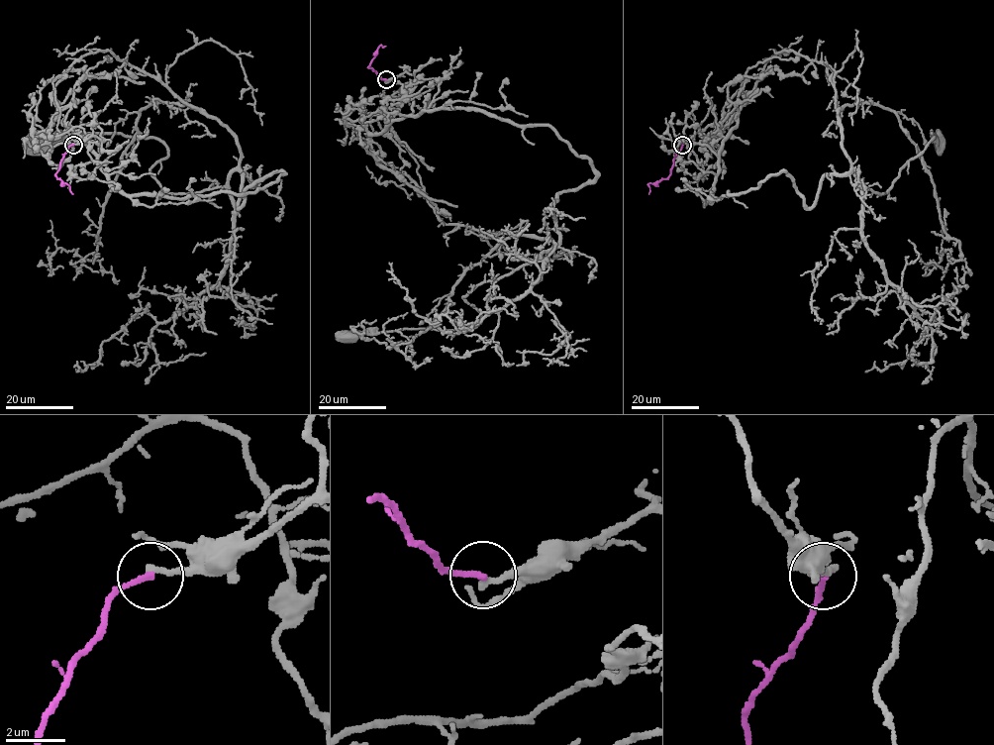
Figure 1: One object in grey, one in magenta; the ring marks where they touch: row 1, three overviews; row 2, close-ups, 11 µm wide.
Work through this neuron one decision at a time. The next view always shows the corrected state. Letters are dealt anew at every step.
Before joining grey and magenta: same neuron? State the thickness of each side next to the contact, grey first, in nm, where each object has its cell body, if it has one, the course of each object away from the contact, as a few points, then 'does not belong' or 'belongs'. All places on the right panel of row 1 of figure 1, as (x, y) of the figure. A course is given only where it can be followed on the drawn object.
240 nm thick on the grey side, 200 nm on the other; cell body of grey at (940, 142); no cell body on magenta; grey runs (683, 144), (675, 136), (704, 141), (783, 51), (827, 67), (861, 186), (885, 193), (931, 134), (941, 140); magenta runs (682, 144), (670, 175), (649, 182), (649, 194); does not belong

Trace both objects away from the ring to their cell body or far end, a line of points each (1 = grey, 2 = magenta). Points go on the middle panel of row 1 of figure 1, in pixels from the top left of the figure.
1: (386, 80), (415, 87), (366, 144), (439, 218), (553, 246), (462, 297), (468, 330), (349, 338)
2: (386, 79), (368, 67), (378, 47), (385, 47)

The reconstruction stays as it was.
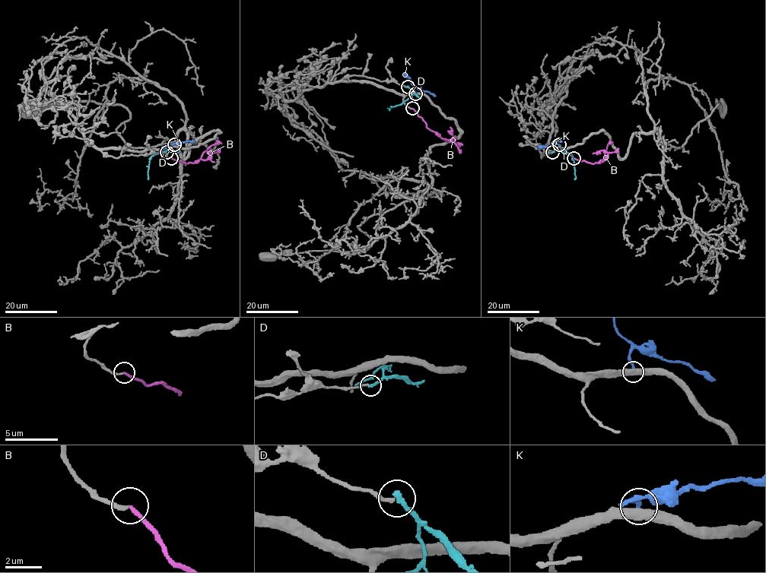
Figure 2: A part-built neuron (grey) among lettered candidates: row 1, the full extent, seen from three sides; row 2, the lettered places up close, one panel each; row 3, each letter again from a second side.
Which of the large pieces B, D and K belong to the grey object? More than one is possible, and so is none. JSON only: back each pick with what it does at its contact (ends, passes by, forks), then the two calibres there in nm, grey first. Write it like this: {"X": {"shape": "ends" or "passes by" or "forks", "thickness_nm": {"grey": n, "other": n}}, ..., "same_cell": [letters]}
{"B": {"shape": "ends", "thickness_nm": {"grey": 190, "other": 200}}, "same_cell": ["B"]}

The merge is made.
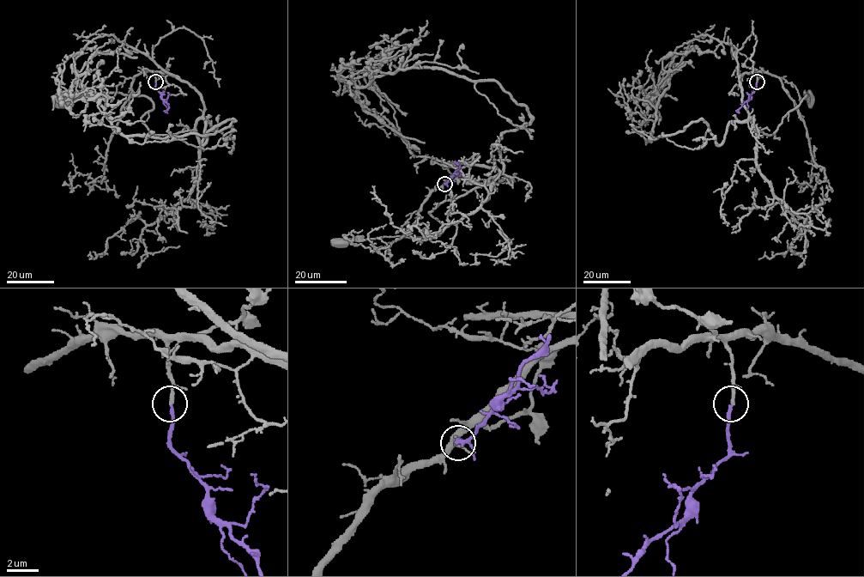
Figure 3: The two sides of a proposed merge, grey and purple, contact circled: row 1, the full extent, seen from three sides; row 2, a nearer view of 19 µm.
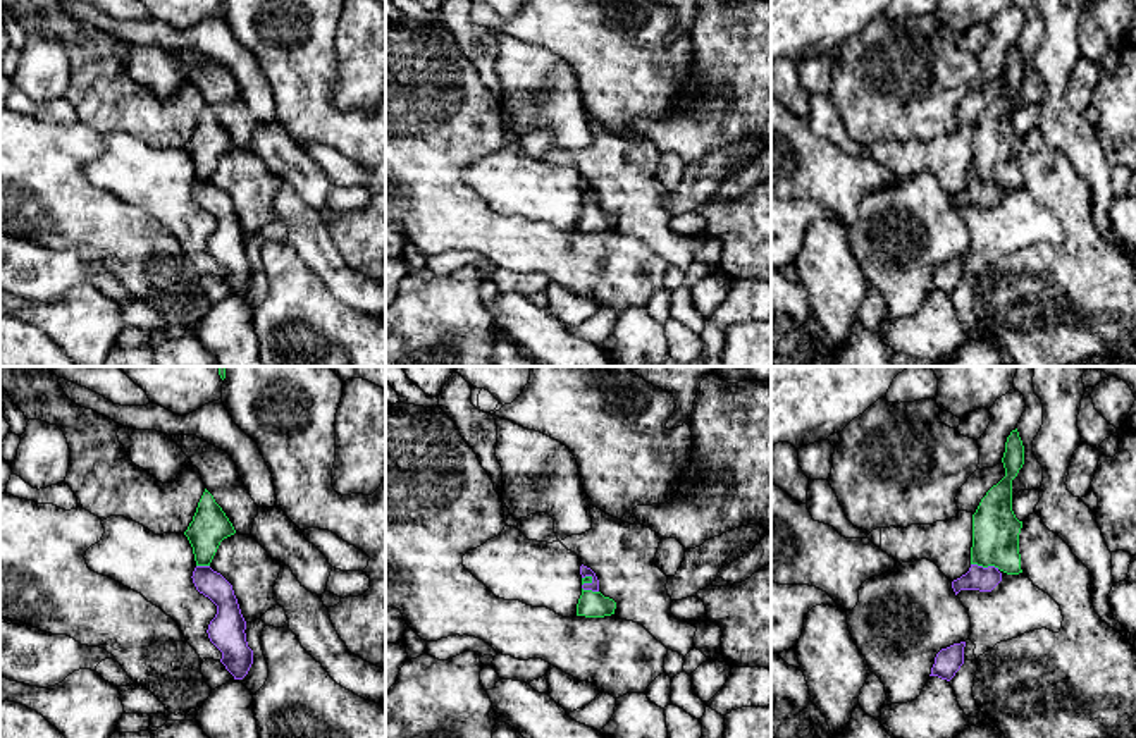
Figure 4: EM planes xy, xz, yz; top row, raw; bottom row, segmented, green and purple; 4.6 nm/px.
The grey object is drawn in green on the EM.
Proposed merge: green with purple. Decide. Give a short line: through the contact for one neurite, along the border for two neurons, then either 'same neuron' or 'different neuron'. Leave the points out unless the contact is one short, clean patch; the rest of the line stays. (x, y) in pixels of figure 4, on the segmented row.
line yz (995, 530), (995, 546), (985, 566), (980, 578); same neuron

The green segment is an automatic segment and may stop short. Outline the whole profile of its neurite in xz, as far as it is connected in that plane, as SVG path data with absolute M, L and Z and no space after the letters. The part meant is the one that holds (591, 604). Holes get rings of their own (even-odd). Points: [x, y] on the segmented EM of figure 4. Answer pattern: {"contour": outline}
{"contour": "M582 564L580 575L582 595L577 604L577 616L604 618L614 614L616 602L599 592L599 580L596 573Z"}

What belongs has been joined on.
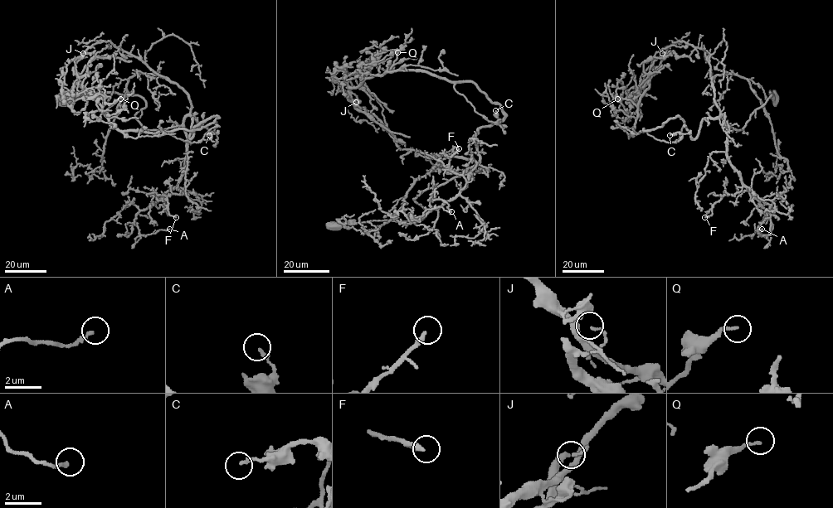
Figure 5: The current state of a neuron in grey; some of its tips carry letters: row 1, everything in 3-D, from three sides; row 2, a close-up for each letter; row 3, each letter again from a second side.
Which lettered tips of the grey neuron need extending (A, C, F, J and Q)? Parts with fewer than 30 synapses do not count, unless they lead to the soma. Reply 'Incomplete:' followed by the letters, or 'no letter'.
Incomplete: no letter

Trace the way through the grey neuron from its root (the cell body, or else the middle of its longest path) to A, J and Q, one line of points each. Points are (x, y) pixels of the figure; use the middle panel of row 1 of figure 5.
A: (335, 227), (419, 221), (426, 210), (414, 199), (471, 173), (452, 199), (414, 221), (428, 209), (451, 211)
J: (335, 227), (419, 221), (426, 210), (413, 199), (475, 164), (401, 149), (388, 129), (356, 102)
Q: (335, 227), (419, 221), (413, 199), (474, 166), (477, 129), (504, 116), (471, 82), (360, 71), (397, 52)

